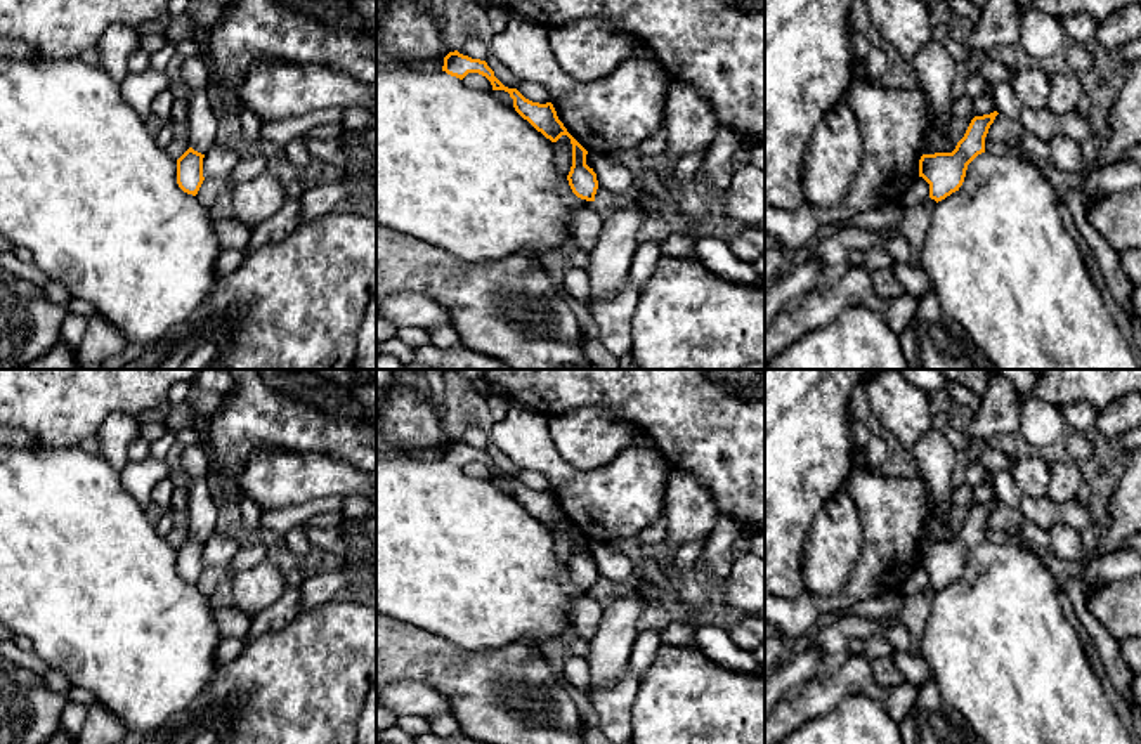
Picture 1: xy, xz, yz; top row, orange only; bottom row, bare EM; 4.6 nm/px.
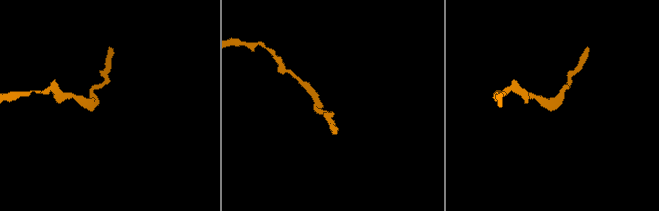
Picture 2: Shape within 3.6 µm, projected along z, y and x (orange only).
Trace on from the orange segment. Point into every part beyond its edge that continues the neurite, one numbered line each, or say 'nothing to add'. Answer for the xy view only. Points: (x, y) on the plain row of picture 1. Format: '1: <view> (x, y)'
1: xy (193, 458)

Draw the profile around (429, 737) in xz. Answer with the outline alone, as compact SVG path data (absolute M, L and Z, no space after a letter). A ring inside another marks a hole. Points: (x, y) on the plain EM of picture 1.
M427 732L423 735L416 735L414 741L416 741L414 744L486 744L470 739L461 732L447 737L437 735L434 732Z

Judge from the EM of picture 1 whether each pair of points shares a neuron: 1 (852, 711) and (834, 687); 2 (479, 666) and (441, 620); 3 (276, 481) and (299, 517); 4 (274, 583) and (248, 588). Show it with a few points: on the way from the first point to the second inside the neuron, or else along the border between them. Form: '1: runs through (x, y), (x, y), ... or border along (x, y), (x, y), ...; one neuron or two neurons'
1: border along (862, 691), (847, 694), (829, 711), (808, 722); two neurons
2: border along (425, 632), (432, 632), (470, 651), (505, 647); two neurons
3: border along (332, 496), (266, 509), (262, 512); two neurons
4: runs through (267, 583), (255, 588); one neuron

